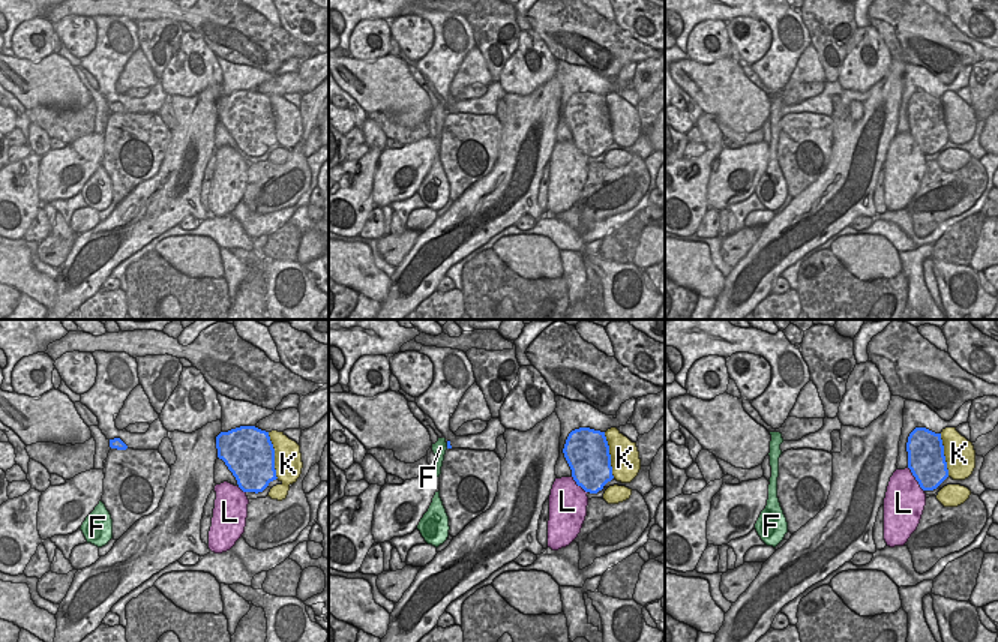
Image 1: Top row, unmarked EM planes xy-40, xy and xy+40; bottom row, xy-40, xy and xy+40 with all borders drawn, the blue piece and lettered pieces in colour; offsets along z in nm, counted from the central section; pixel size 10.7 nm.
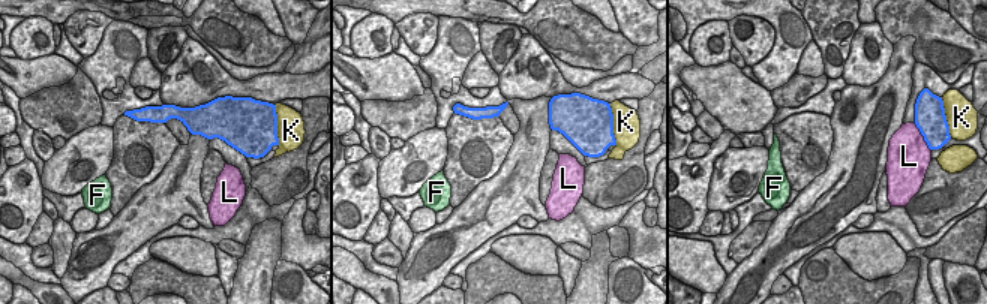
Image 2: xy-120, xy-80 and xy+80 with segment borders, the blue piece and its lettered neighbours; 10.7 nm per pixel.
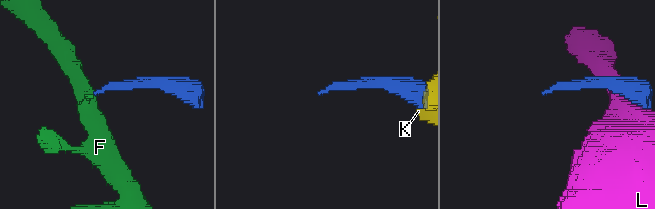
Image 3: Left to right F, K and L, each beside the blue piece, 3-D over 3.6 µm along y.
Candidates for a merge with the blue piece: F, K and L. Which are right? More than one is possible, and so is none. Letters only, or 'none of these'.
none of these

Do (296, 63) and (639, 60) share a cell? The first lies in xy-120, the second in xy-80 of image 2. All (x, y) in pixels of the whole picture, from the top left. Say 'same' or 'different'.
same

